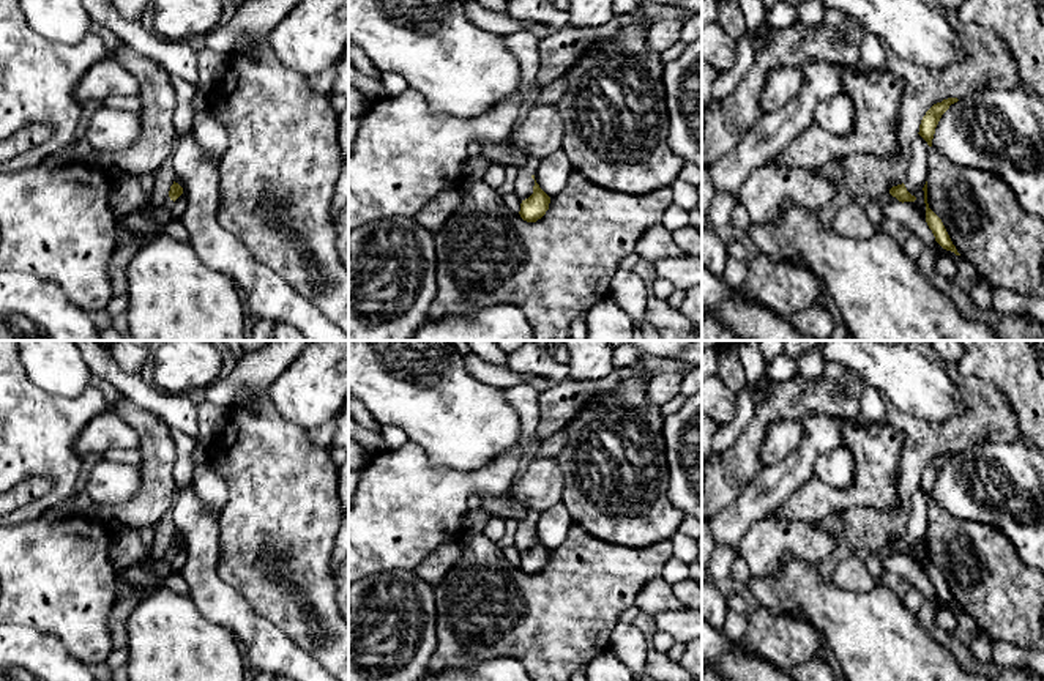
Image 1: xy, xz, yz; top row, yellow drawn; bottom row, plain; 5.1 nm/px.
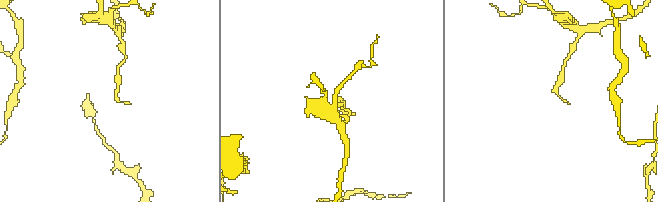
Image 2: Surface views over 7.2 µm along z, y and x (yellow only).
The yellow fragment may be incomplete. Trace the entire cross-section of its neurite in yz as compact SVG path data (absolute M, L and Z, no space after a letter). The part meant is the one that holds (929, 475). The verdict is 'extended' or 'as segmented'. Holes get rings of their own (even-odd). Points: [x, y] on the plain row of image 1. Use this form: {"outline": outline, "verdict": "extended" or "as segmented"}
{"outline": "M957 451L943 452L941 456L934 457L923 470L918 487L927 495L929 500L932 500L935 481L941 468L949 462L951 457L957 454Z", "verdict": "as segmented"}

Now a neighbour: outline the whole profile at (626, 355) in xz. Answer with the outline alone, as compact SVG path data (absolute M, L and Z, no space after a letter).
M634 344L613 348L613 367L632 367L640 359L640 352Z

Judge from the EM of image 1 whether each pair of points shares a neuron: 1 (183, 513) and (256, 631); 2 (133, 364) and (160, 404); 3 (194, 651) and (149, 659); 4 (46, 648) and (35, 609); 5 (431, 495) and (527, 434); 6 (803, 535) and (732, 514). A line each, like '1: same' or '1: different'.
1: same
2: different
3: same
4: different
5: same
6: different

